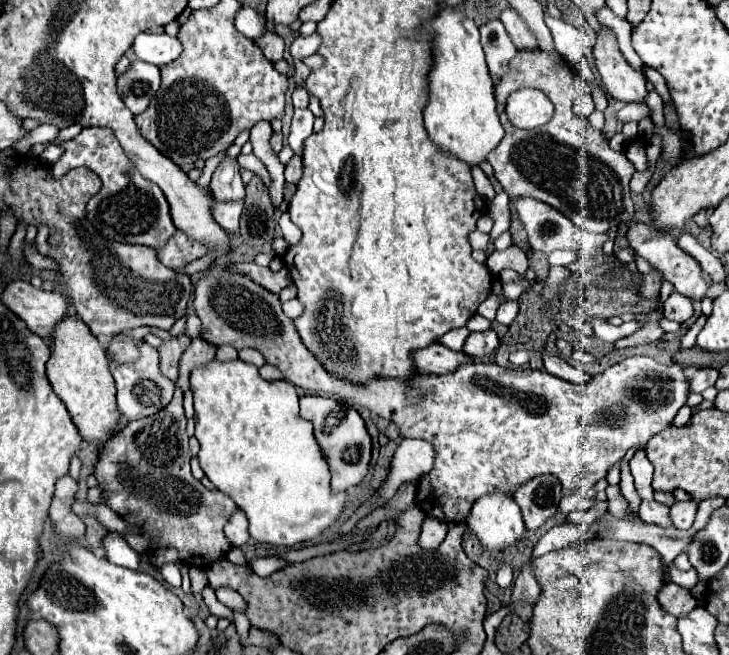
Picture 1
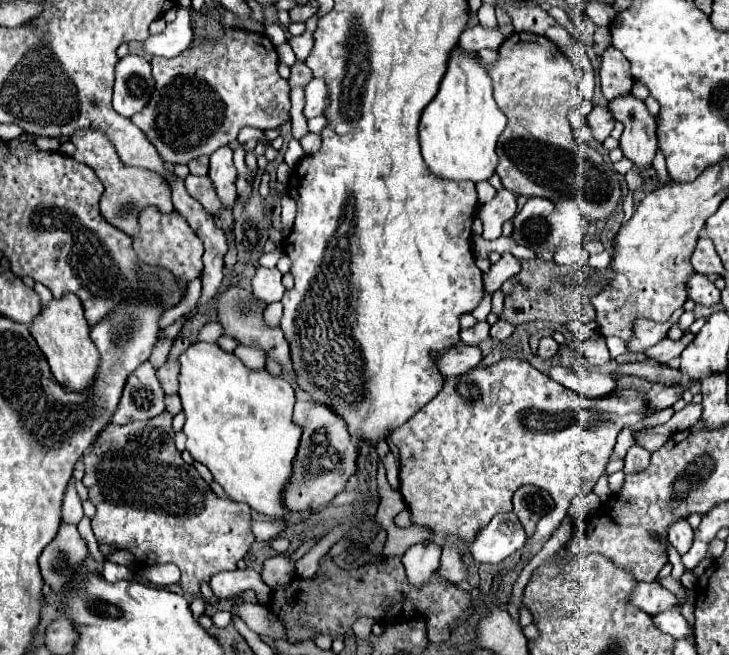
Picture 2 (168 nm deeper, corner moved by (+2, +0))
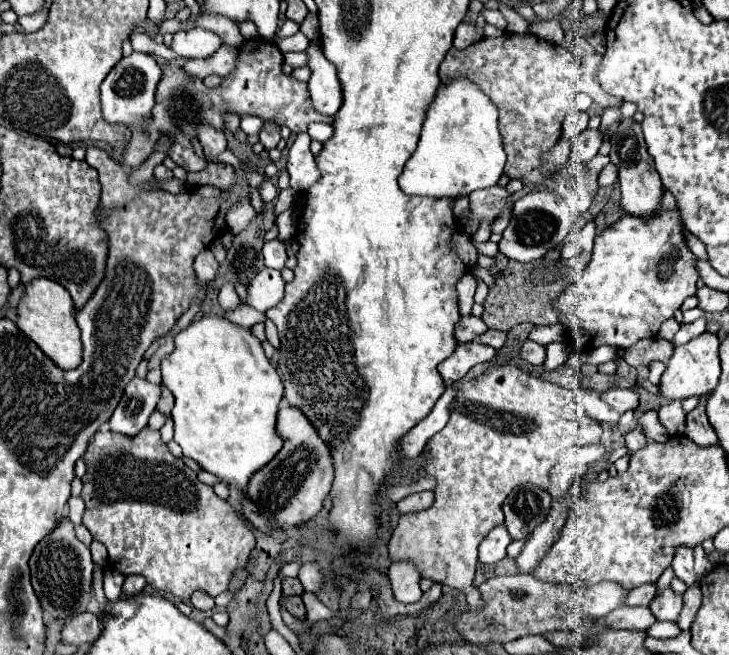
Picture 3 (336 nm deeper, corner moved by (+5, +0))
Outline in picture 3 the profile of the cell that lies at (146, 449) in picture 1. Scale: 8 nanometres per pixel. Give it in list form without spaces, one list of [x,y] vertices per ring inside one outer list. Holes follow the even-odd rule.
[[[146,426],[136,436],[124,436],[116,432],[96,432],[84,454],[86,474],[82,478],[82,498],[86,512],[82,524],[92,532],[94,540],[108,548],[110,566],[124,576],[140,574],[156,590],[166,590],[172,596],[188,602],[194,590],[204,590],[210,596],[218,596],[228,590],[228,582],[236,568],[244,568],[248,556],[256,544],[252,530],[236,510],[220,500],[212,486],[198,480],[180,458],[176,458],[160,438],[160,430]]]

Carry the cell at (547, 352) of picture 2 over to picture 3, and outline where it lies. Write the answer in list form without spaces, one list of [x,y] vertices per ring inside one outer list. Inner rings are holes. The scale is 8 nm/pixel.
[[[526,340],[522,344],[522,350],[520,350],[520,356],[530,362],[530,364],[542,364],[546,360],[546,346],[538,344],[538,342],[532,342],[532,340]]]

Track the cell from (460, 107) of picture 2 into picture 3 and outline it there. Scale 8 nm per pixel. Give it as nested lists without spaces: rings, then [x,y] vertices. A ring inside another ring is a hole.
[[[452,78],[440,84],[426,110],[420,142],[400,176],[400,188],[406,194],[432,198],[460,198],[474,190],[494,186],[502,176],[506,152],[498,134],[498,108],[468,78]]]

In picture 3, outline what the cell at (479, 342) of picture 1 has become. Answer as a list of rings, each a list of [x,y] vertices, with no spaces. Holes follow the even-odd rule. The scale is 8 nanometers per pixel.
[[[468,316],[468,318],[460,318],[460,322],[456,324],[456,340],[458,342],[472,342],[476,340],[480,334],[484,334],[488,330],[488,326],[484,324],[482,318],[476,316]]]

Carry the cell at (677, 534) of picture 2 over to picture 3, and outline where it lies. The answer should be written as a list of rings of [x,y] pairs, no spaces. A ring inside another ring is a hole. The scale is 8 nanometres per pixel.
[[[678,546],[676,548],[672,566],[674,566],[676,578],[684,580],[688,586],[694,586],[698,582],[698,576],[694,572],[694,550],[690,546]]]

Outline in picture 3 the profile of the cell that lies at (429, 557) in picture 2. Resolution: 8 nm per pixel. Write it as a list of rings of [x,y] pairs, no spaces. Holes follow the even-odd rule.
[[[392,562],[390,570],[388,570],[388,578],[392,582],[392,592],[396,596],[398,602],[404,602],[404,604],[412,604],[412,602],[418,602],[420,596],[422,596],[422,590],[420,590],[420,572],[416,570],[416,564],[414,562]]]

